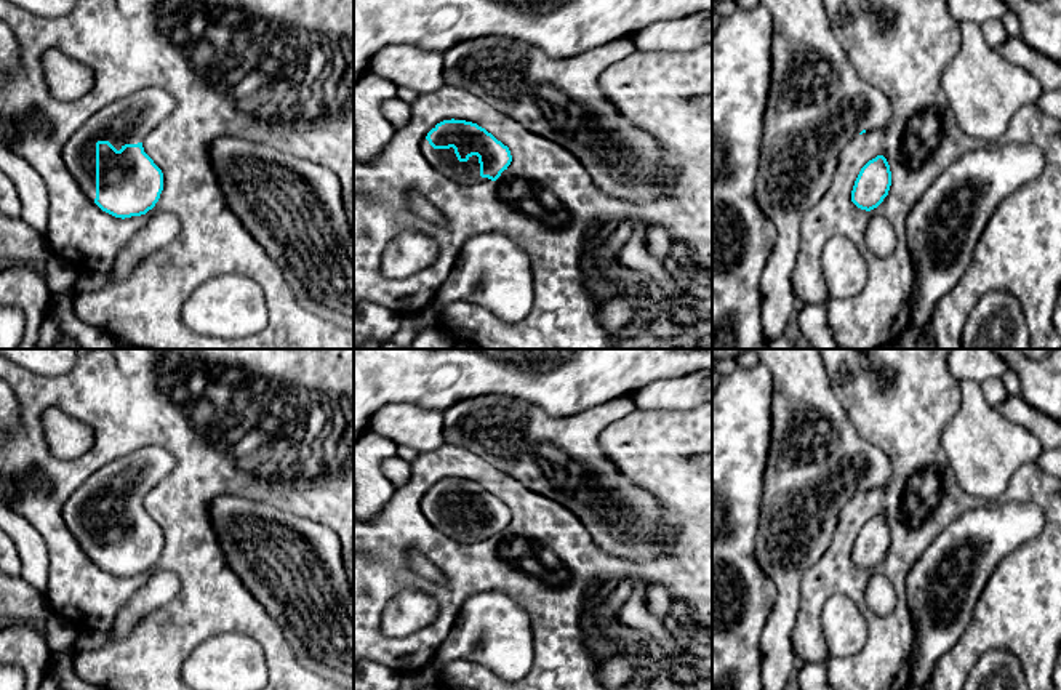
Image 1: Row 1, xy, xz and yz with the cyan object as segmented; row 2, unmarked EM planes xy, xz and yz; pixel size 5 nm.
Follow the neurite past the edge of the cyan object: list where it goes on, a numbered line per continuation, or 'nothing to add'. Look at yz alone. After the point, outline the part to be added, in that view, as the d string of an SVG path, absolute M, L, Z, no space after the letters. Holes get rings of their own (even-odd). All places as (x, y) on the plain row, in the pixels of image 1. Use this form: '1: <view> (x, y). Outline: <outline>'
1: yz (816, 461). Outline: M754 349L773 376L775 434L768 451L767 483L755 538L760 567L776 588L775 605L760 637L762 688L784 690L794 669L792 632L800 608L800 580L829 548L845 503L863 488L875 490L891 477L890 458L863 440L832 391L819 349Z

